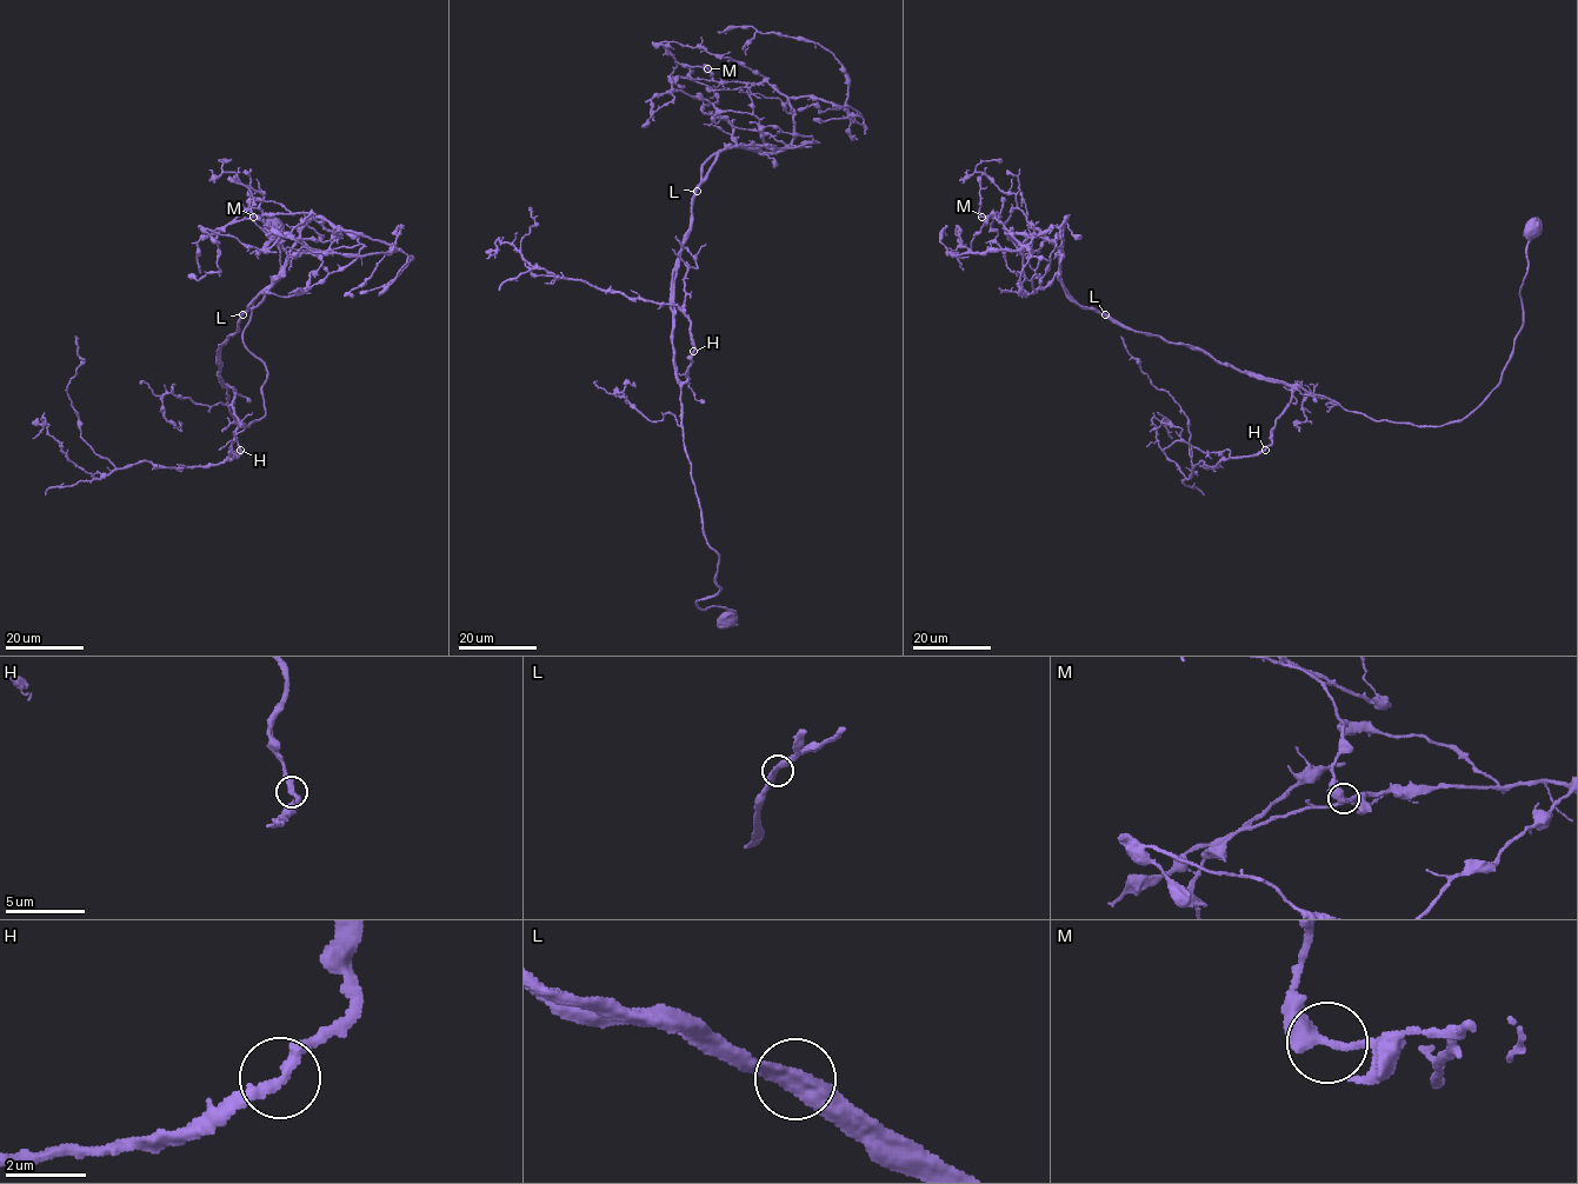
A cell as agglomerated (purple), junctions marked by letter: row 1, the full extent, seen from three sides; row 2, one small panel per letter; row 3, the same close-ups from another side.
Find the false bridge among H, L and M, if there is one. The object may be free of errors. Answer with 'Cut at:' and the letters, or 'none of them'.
Cut at: L

